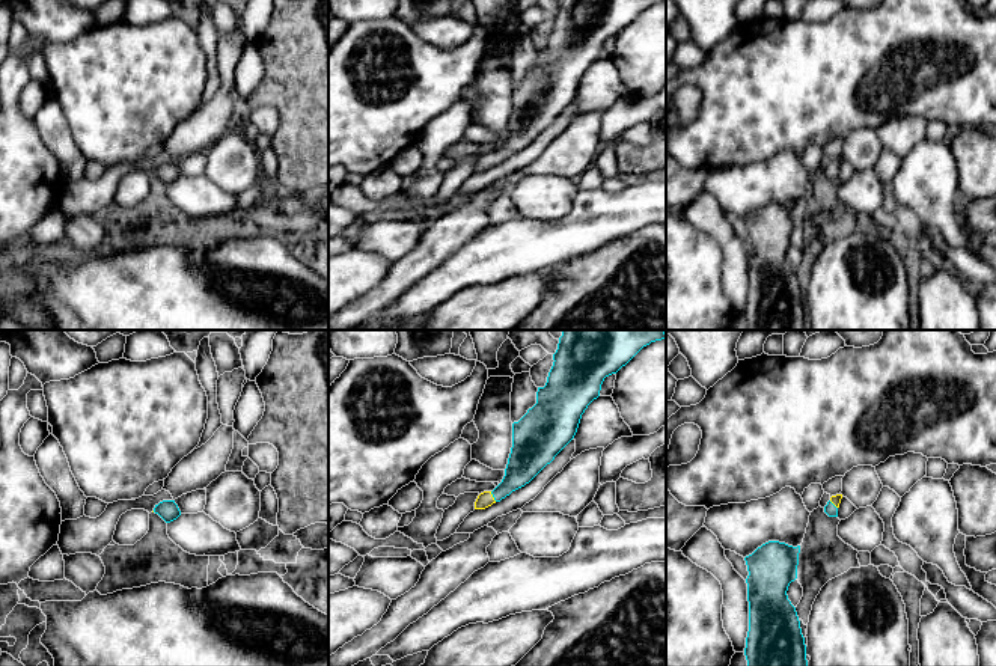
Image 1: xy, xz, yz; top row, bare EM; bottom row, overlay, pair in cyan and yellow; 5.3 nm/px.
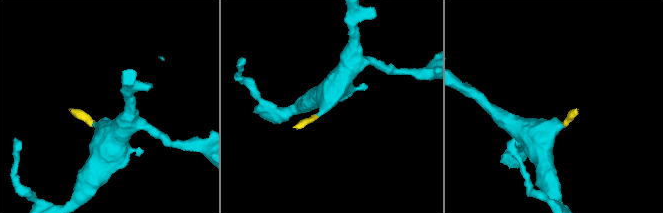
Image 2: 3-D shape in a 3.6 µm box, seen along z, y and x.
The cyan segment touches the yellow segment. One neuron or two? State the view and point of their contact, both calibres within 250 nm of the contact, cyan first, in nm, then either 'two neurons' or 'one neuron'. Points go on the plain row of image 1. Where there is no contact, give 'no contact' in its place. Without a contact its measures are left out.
contact xz (493, 158); calibres 180 and 90 nm; one neuron

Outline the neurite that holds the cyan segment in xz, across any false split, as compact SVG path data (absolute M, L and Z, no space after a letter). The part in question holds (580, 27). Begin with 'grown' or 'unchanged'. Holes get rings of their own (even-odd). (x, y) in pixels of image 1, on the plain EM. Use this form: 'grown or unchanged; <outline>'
grown; M559 0L547 45L544 50L538 50L536 66L529 71L518 84L512 86L512 110L505 131L505 139L493 154L484 154L478 158L475 172L485 172L529 146L574 101L582 77L588 68L600 59L604 41L616 36L643 9L661 2L666 0Z

